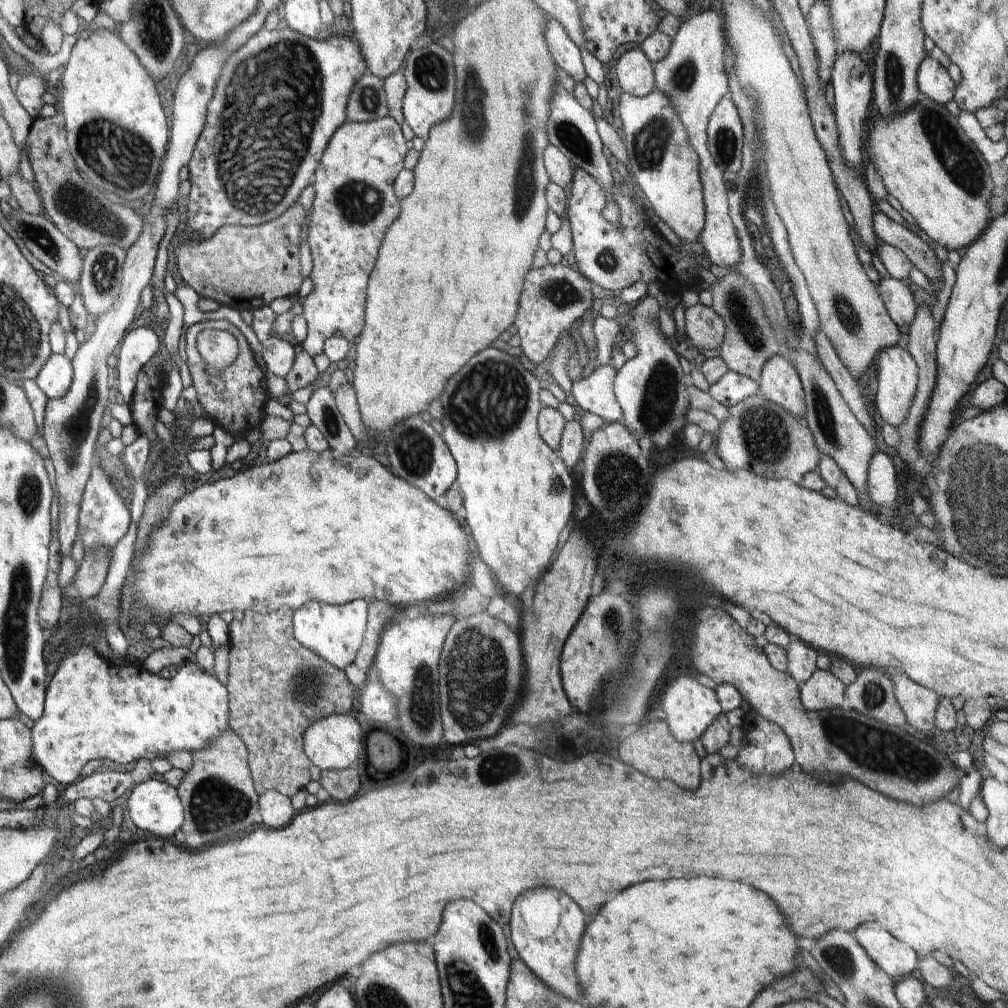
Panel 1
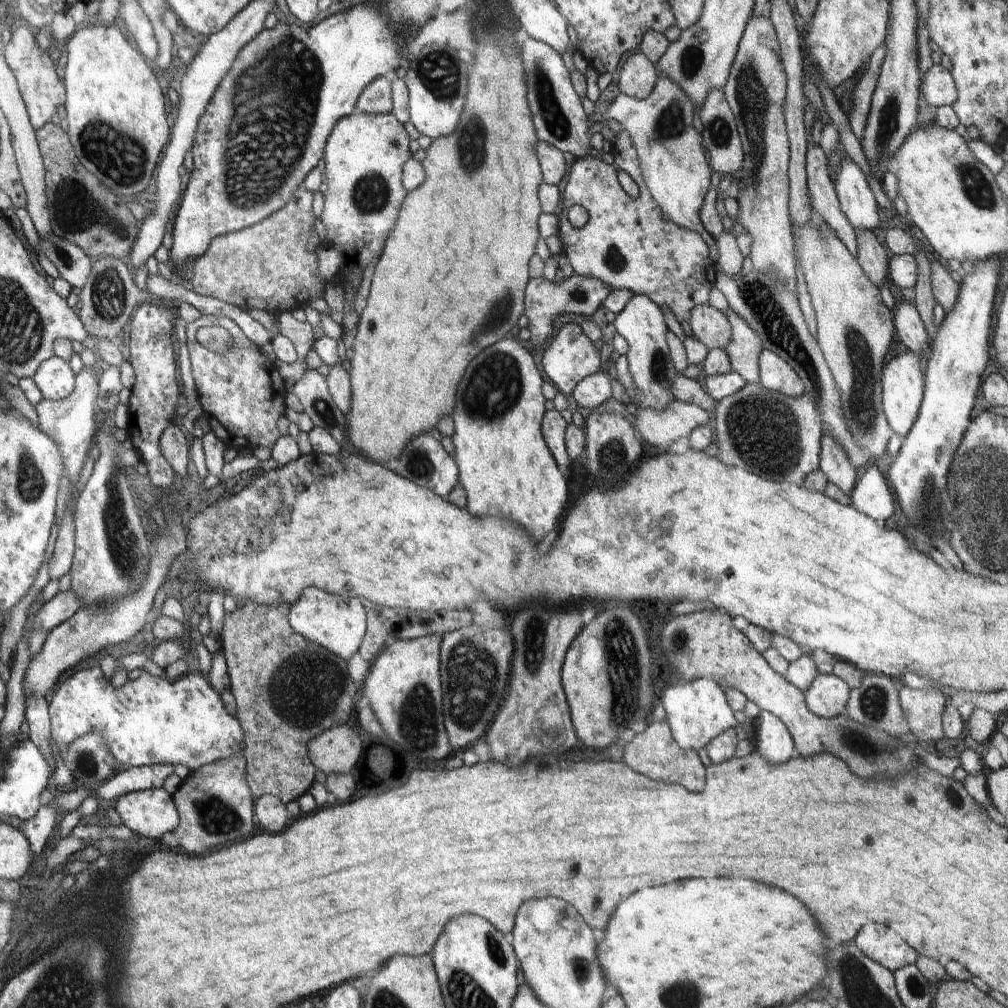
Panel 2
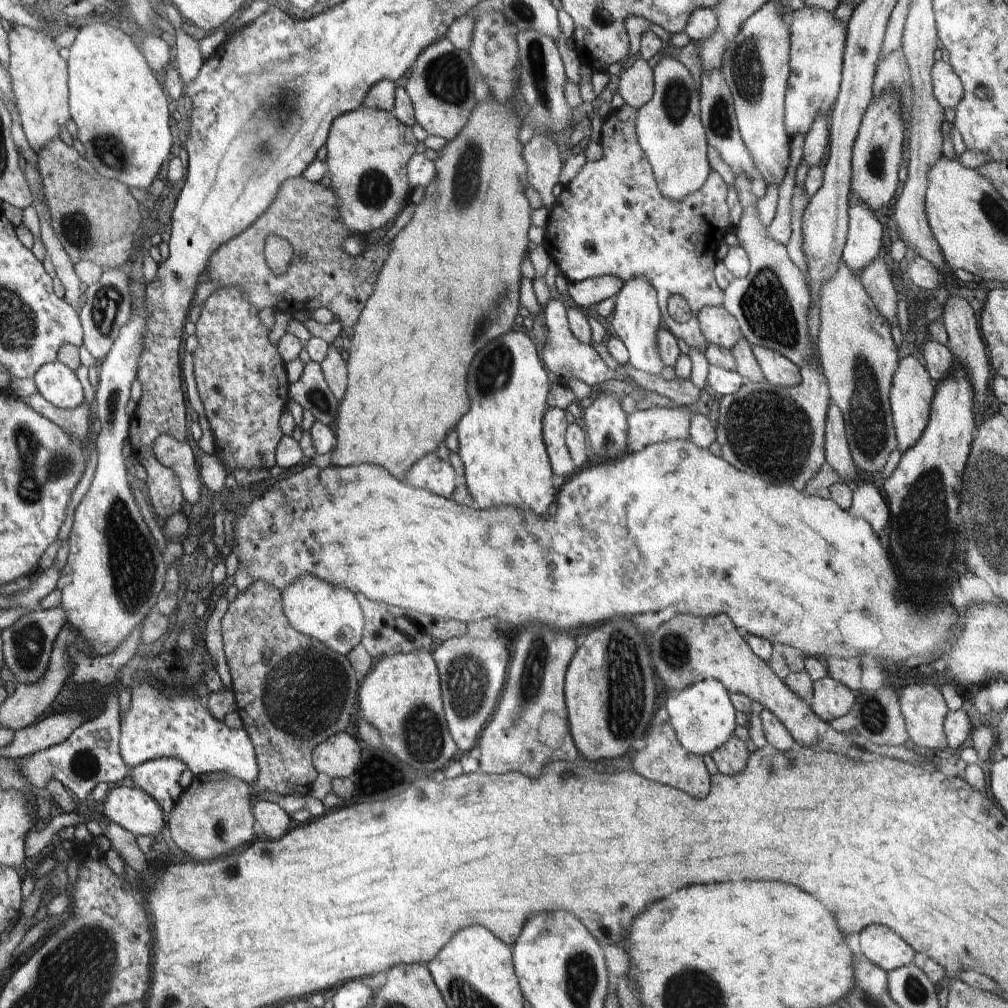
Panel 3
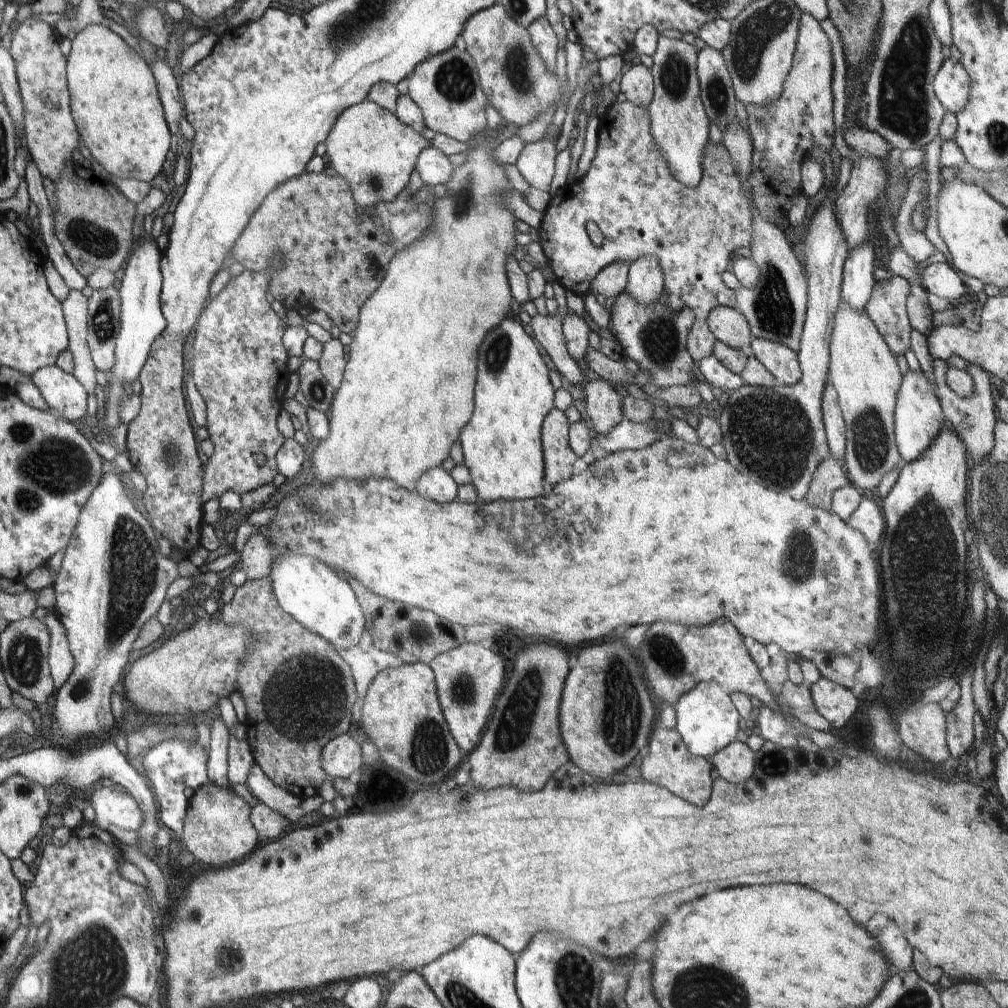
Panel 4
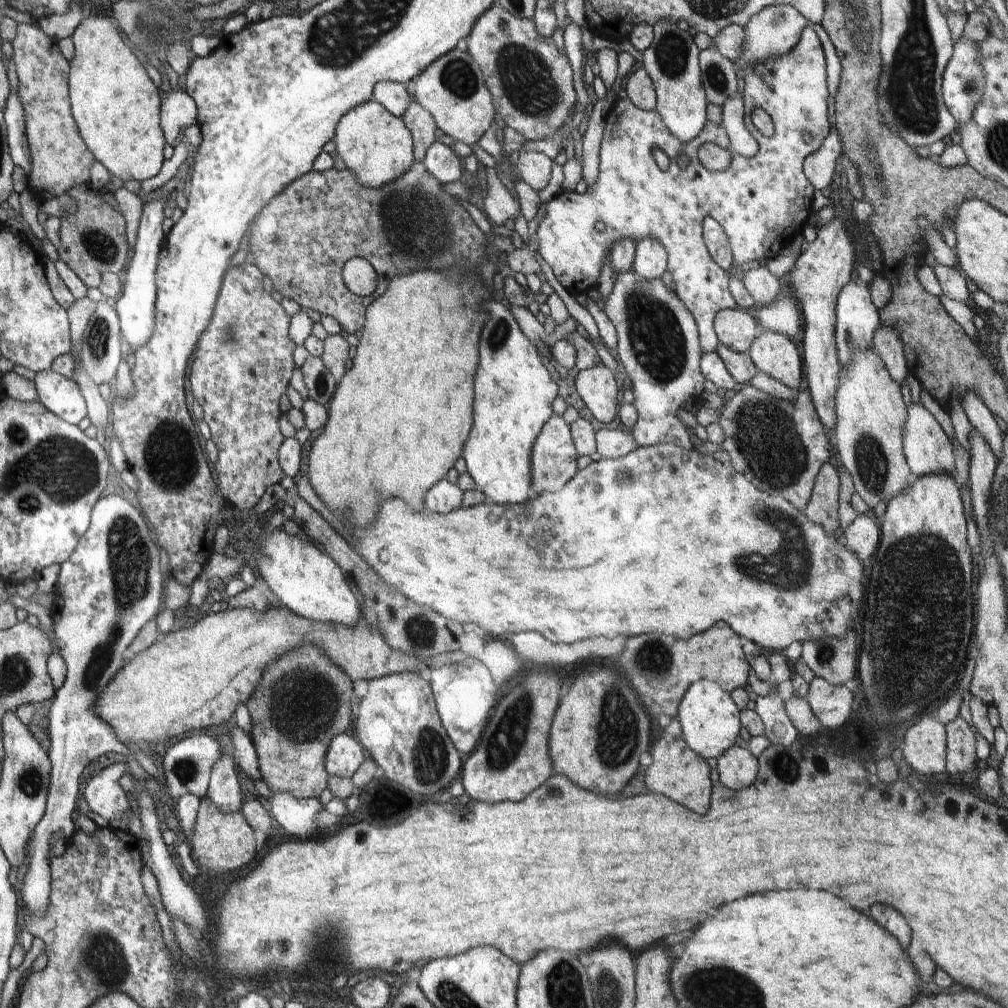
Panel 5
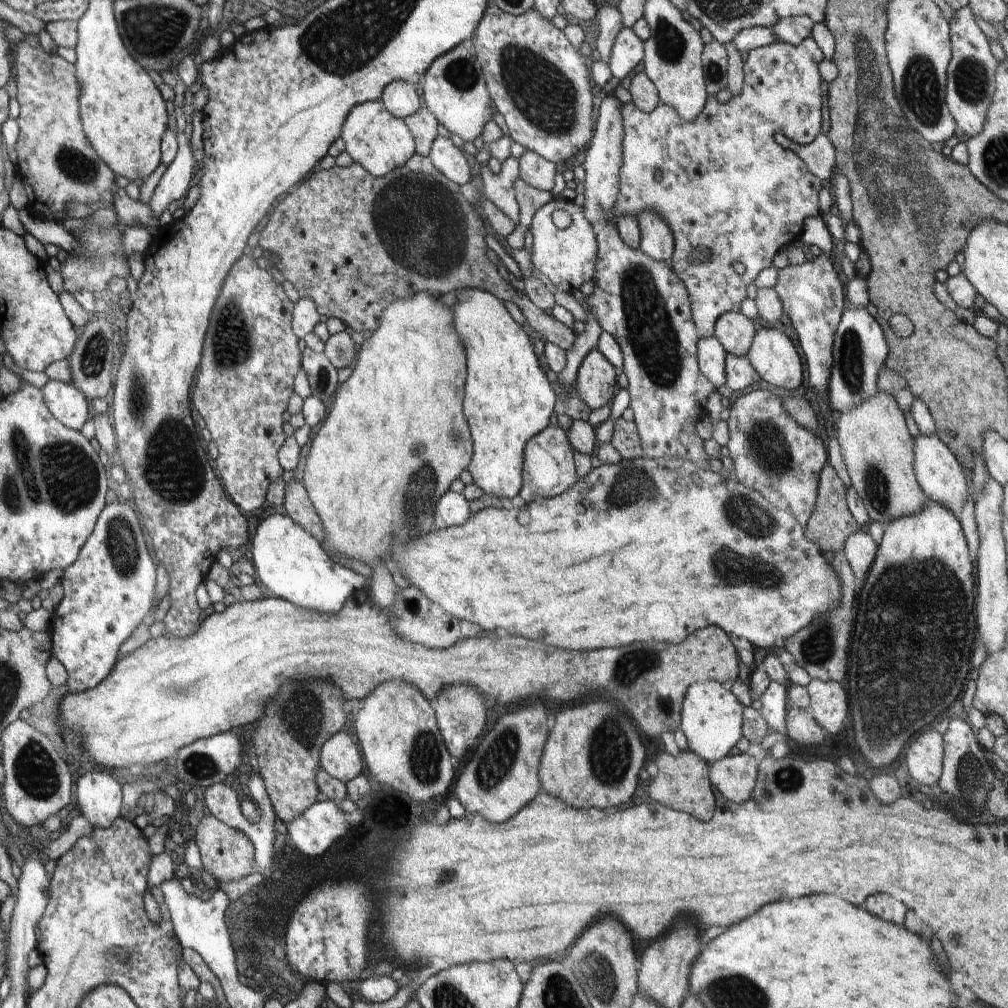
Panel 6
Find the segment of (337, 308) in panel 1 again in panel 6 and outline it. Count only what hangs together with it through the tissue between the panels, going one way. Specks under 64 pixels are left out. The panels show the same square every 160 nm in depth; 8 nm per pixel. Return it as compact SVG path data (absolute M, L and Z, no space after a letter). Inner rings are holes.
M381 100L353 106L342 125L341 138L354 163L361 164L372 176L378 178L386 176L394 168L405 165L415 153L415 140L410 129L403 119L390 114Z

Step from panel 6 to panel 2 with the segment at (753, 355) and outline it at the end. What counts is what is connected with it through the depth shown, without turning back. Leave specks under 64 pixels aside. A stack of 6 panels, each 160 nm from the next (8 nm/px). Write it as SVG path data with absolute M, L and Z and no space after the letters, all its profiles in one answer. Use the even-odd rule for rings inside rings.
M762 349L759 356L760 384L786 396L798 398L805 386L796 371L774 352Z

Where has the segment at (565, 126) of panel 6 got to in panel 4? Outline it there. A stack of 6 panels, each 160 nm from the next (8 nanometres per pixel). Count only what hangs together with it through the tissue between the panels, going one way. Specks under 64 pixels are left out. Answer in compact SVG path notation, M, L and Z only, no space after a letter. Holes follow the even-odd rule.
M494 4L473 14L466 21L461 35L466 43L466 51L474 59L479 72L479 81L488 104L492 105L504 120L521 127L538 118L550 106L556 104L556 100L560 96L558 75L546 66L542 57L537 53L527 27L523 27L510 18L502 5Z

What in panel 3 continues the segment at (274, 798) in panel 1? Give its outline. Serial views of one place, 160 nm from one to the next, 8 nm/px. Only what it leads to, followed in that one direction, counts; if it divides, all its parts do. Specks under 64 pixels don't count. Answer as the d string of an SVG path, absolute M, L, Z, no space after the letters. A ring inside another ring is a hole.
M253 800L252 812L255 821L262 826L269 839L278 840L292 825L292 818L281 806L266 800Z

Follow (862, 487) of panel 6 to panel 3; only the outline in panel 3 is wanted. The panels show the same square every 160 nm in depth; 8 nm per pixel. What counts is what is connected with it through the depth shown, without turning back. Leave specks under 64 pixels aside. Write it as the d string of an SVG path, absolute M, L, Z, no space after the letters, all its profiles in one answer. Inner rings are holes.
M842 260L839 264L839 269L837 273L831 277L829 281L826 281L820 290L821 292L821 306L819 299L819 307L821 307L821 321L817 342L817 350L819 351L819 361L821 362L821 367L823 368L823 373L825 374L828 386L829 395L831 400L836 403L836 406L840 409L843 416L843 421L845 422L845 431L848 439L850 454L854 464L859 468L860 471L869 475L870 473L874 476L880 475L883 470L888 456L897 450L897 438L895 435L895 428L893 427L893 416L891 413L891 404L889 401L889 394L893 386L893 376L899 367L900 360L898 359L897 347L892 339L892 333L890 333L890 325L886 322L885 318L880 316L878 310L874 306L874 302L870 298L870 295L866 292L866 289L862 286L860 279L852 274L852 271L846 266L846 263Z

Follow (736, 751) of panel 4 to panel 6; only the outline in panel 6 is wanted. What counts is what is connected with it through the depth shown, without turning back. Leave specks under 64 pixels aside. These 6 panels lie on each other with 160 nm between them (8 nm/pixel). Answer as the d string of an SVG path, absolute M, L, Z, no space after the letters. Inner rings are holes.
M744 753L724 757L709 768L711 785L730 802L748 802L756 786L757 766L756 759Z

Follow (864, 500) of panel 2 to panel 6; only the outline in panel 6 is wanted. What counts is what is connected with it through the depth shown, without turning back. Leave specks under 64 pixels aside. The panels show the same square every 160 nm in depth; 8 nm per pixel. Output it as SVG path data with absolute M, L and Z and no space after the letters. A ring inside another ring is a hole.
M858 528L846 539L843 548L844 556L849 562L858 584L863 582L871 569L878 547L879 545L872 540L866 528Z

